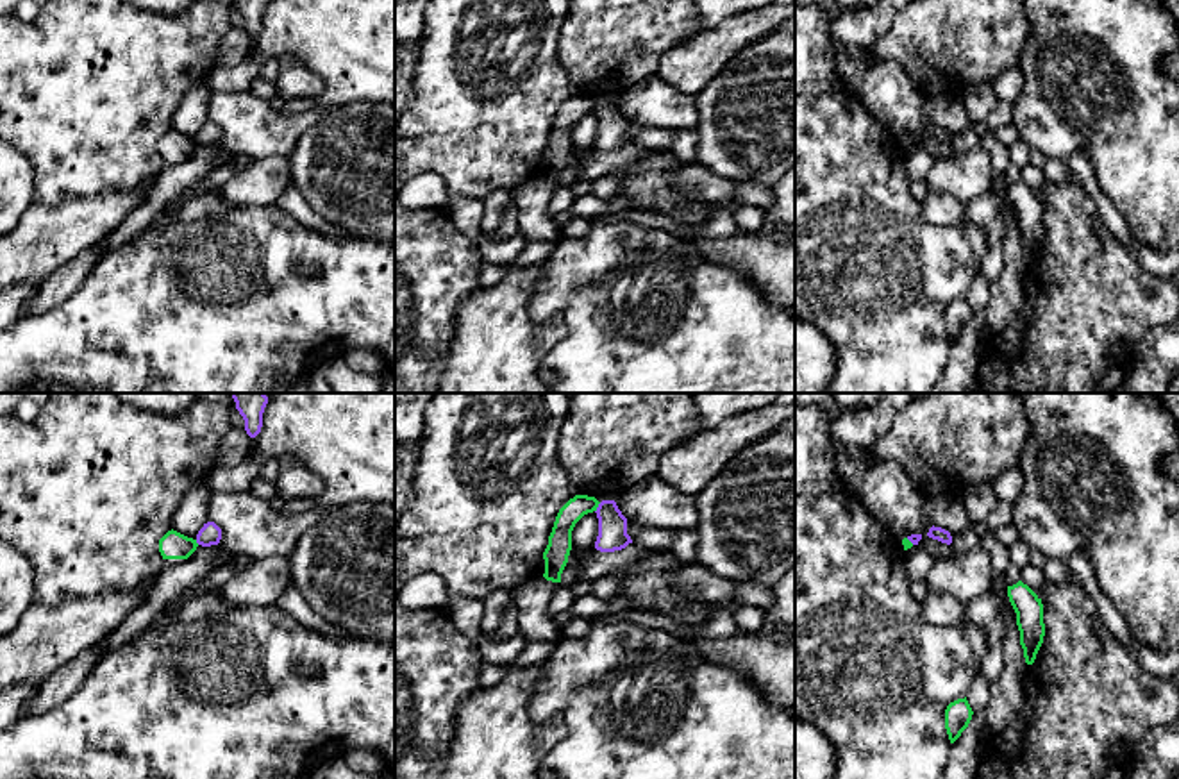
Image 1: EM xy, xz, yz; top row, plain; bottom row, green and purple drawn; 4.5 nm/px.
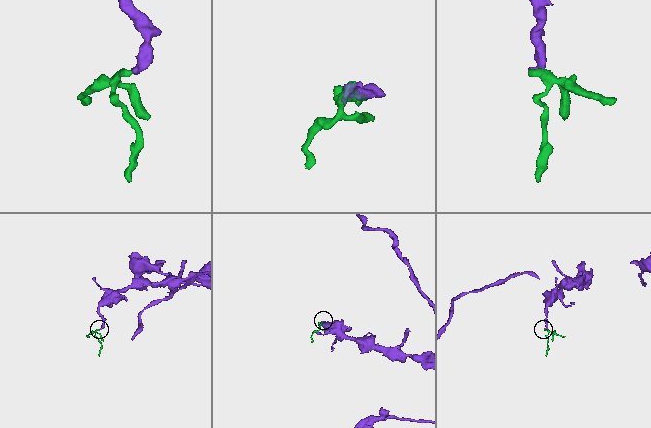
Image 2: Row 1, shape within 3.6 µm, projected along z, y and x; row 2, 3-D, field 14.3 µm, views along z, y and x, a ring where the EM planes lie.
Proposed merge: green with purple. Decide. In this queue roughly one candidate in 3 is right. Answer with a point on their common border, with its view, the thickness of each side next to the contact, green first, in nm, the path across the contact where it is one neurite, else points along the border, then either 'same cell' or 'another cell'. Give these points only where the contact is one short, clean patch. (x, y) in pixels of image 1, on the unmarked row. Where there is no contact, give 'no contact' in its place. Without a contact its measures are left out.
xz (597, 106) | 110/130 nm | along xz (601, 102), (595, 111) | another cell

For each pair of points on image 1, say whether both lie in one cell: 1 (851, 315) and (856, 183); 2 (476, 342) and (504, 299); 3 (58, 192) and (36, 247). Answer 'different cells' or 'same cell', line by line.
1: same cell
2: same cell
3: different cells

